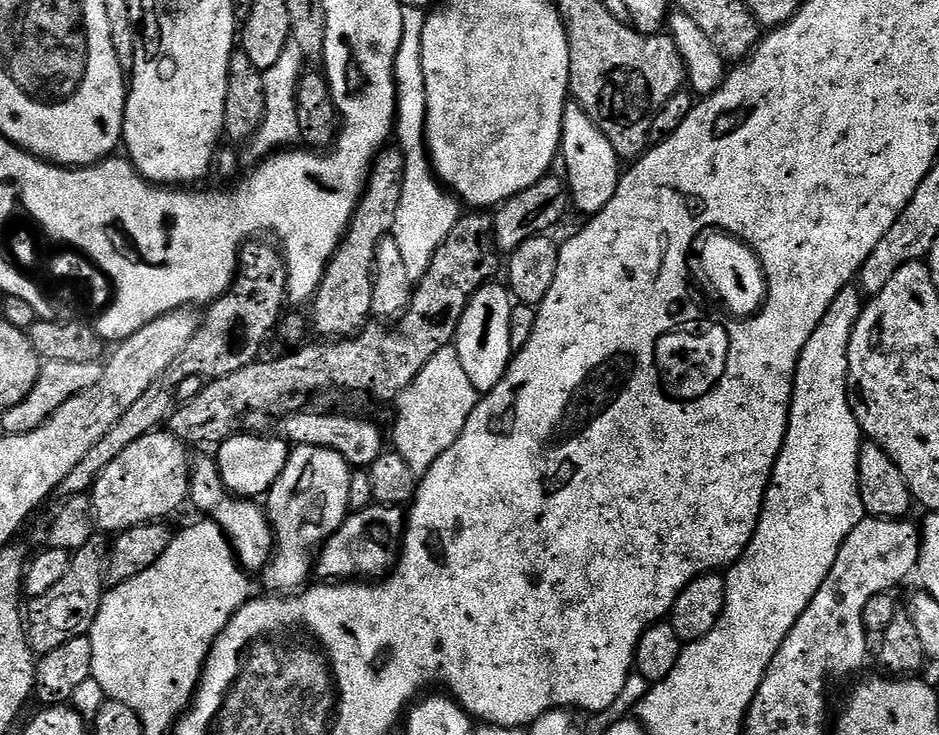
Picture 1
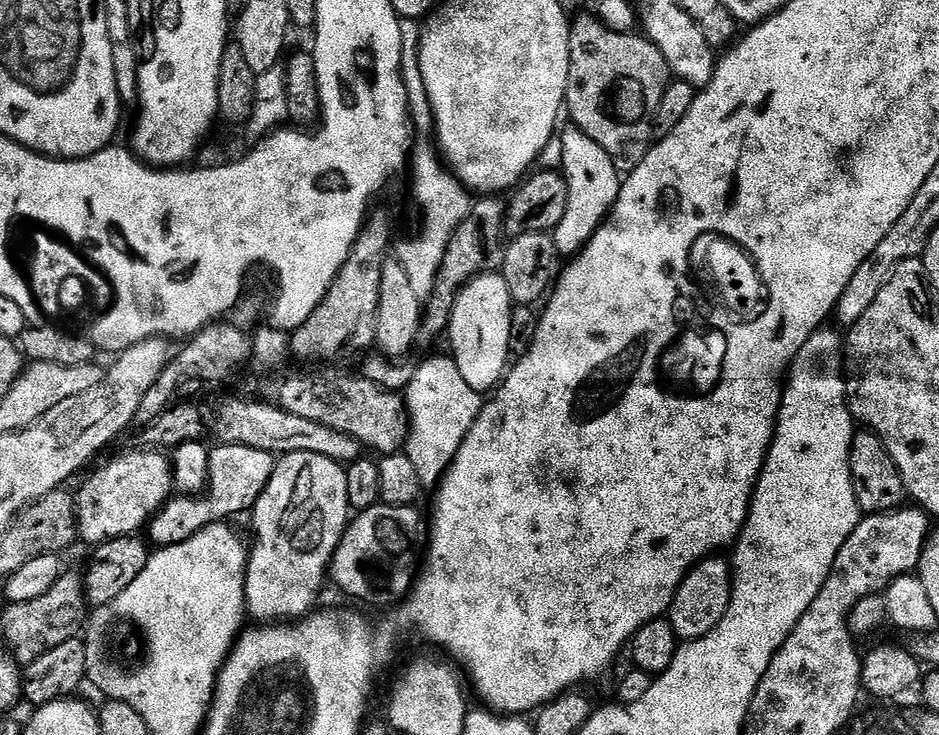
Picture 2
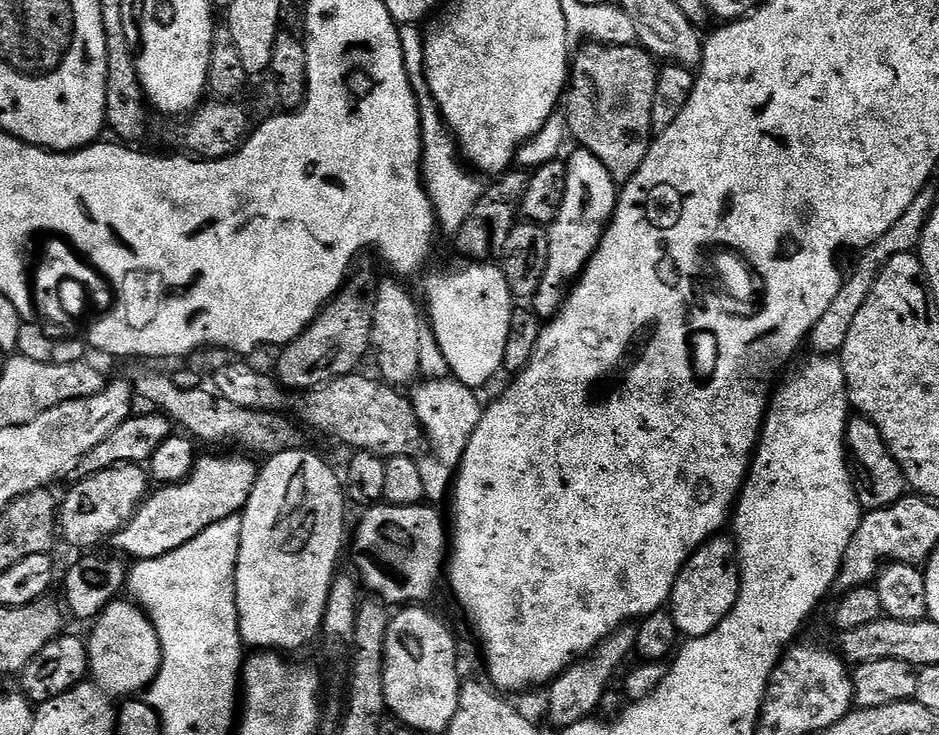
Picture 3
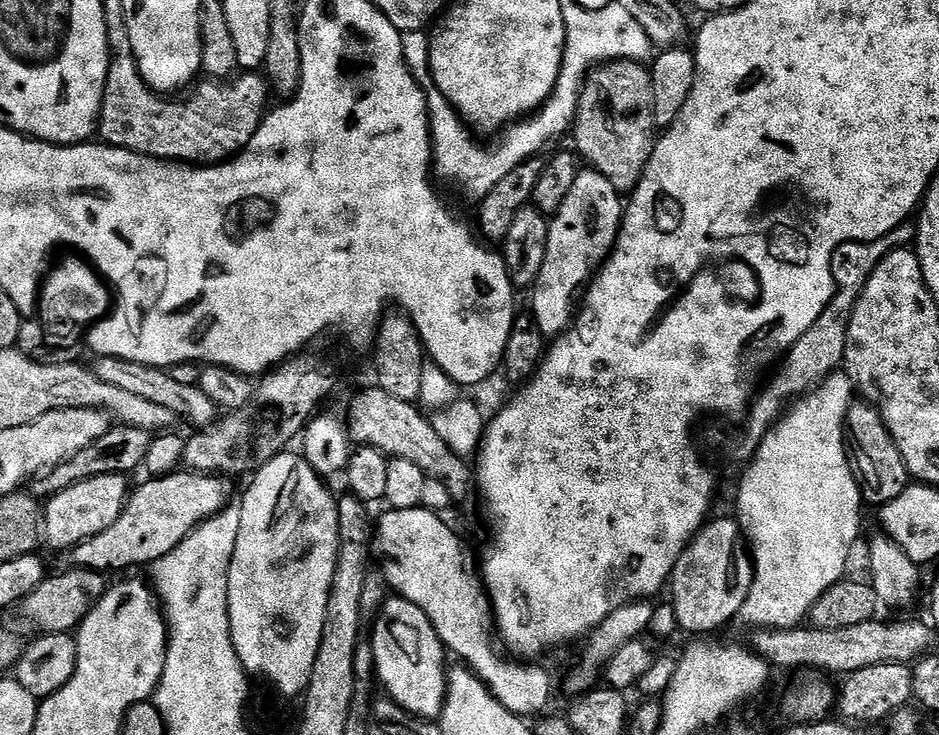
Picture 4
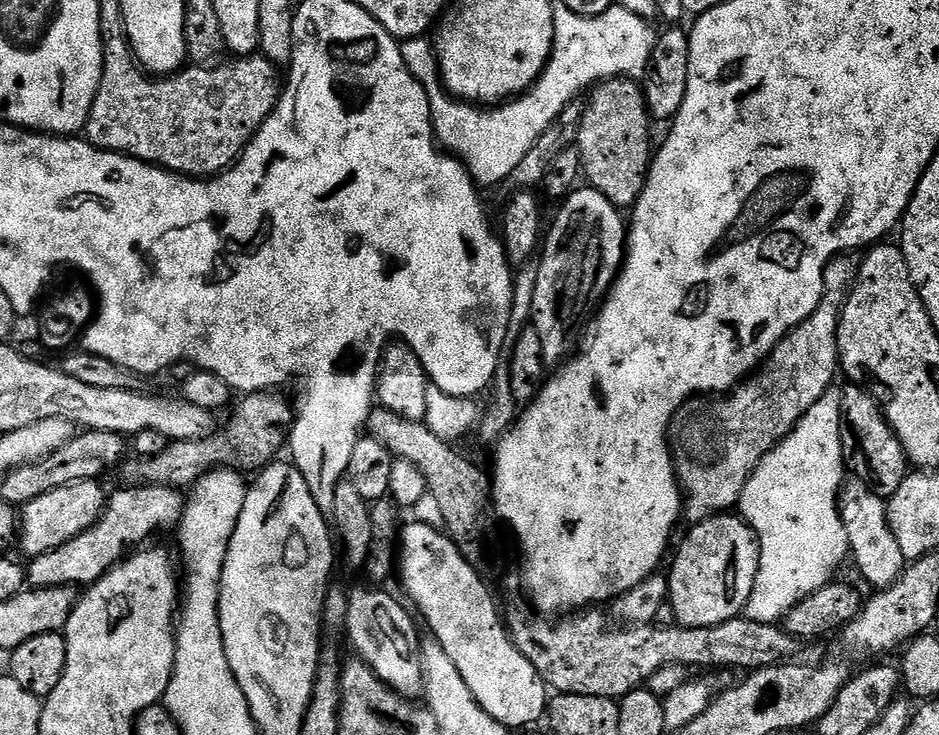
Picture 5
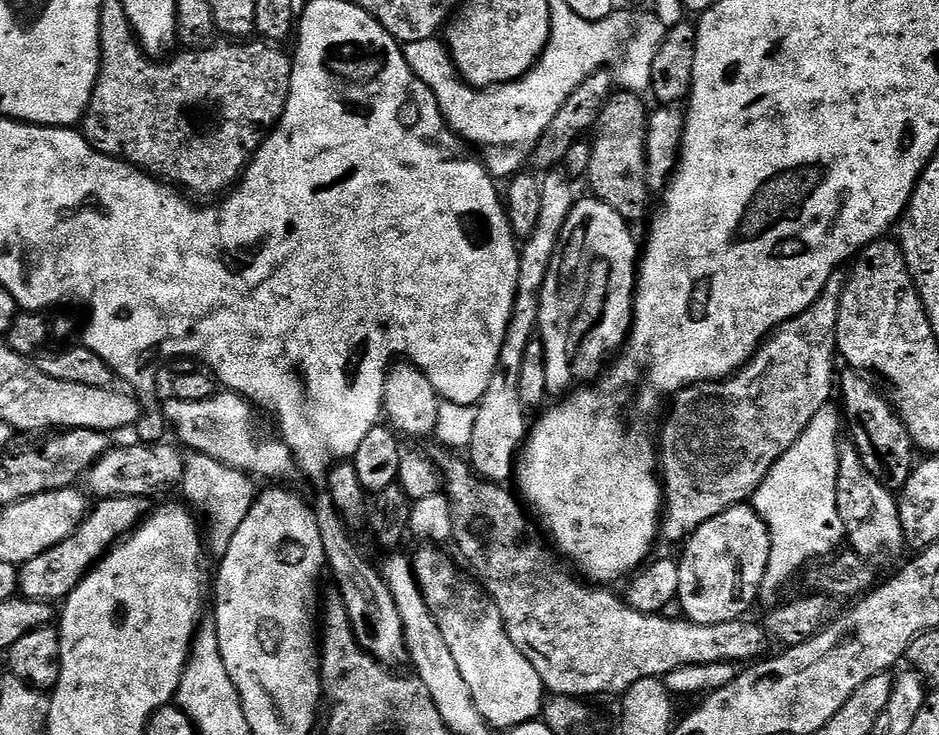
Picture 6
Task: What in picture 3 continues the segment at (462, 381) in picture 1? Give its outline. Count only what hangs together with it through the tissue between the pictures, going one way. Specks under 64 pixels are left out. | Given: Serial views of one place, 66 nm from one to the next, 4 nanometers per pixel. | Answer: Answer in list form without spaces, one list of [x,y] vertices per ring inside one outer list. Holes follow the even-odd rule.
[[[447,379],[428,380],[425,384],[417,383],[411,389],[413,392],[410,392],[412,405],[418,414],[418,422],[424,429],[426,448],[432,451],[425,460],[419,461],[424,500],[436,506],[449,499],[456,479],[456,469],[460,467],[466,454],[466,446],[478,426],[482,411],[482,403],[480,404],[479,398],[476,397],[479,395],[473,389],[466,387],[458,379]]]

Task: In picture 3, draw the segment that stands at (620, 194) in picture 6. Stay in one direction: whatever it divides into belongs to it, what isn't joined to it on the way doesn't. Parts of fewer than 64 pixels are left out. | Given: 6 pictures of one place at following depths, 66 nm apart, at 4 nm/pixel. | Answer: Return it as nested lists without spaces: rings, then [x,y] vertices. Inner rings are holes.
[[[584,42],[579,45],[580,53],[570,60],[570,79],[566,85],[566,104],[568,100],[568,130],[571,139],[610,170],[617,182],[627,182],[638,174],[646,154],[650,150],[654,133],[652,131],[652,111],[654,94],[658,86],[657,61],[652,53],[636,44],[598,44]]]

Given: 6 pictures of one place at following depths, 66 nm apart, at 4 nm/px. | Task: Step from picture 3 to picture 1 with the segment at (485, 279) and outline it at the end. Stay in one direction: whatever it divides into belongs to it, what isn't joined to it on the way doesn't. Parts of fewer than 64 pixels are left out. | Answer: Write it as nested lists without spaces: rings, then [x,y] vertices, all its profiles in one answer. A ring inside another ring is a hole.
[[[489,282],[472,295],[468,309],[462,314],[462,322],[456,331],[454,347],[462,358],[470,382],[474,382],[476,391],[487,394],[502,382],[514,350],[510,346],[510,314],[514,300],[507,287],[500,282]]]

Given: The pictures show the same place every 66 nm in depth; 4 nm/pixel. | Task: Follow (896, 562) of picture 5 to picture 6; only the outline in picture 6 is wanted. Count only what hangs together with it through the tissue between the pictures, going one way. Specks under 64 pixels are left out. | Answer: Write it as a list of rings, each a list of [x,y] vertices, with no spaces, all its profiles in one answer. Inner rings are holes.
[[[851,442],[840,445],[840,469],[836,483],[836,505],[844,523],[844,534],[851,551],[858,556],[873,558],[896,552],[905,547],[904,531],[900,522],[900,506],[897,497],[882,482],[878,482],[862,466],[858,450]]]

